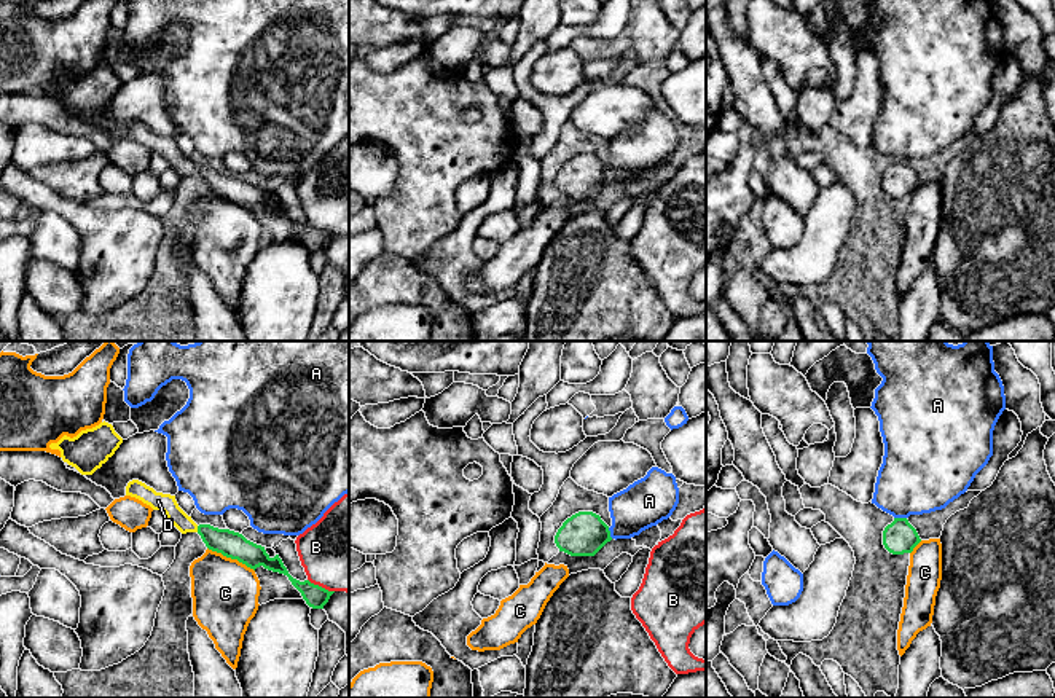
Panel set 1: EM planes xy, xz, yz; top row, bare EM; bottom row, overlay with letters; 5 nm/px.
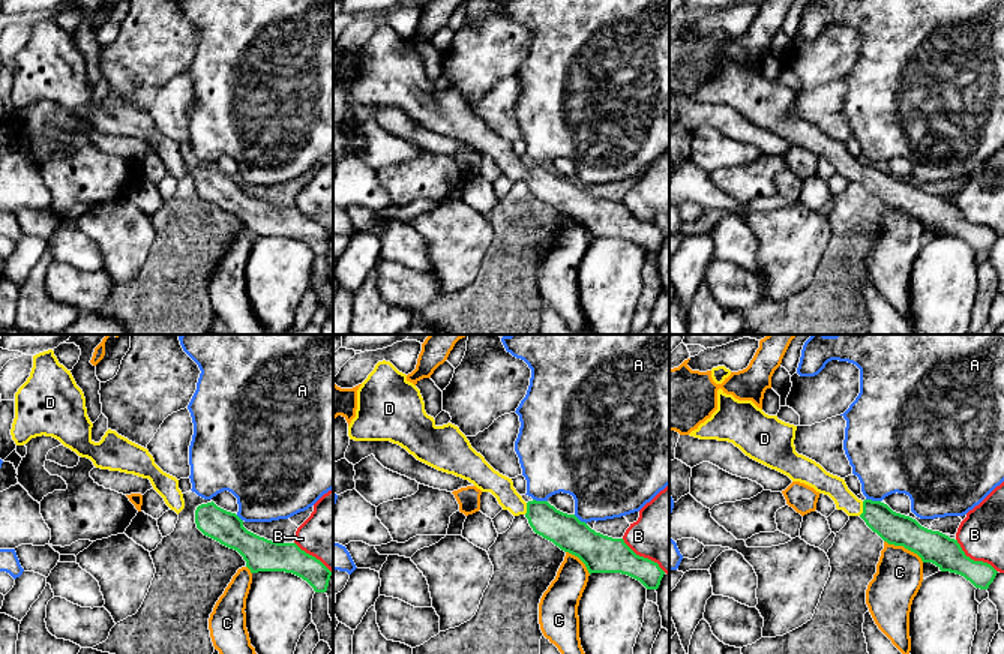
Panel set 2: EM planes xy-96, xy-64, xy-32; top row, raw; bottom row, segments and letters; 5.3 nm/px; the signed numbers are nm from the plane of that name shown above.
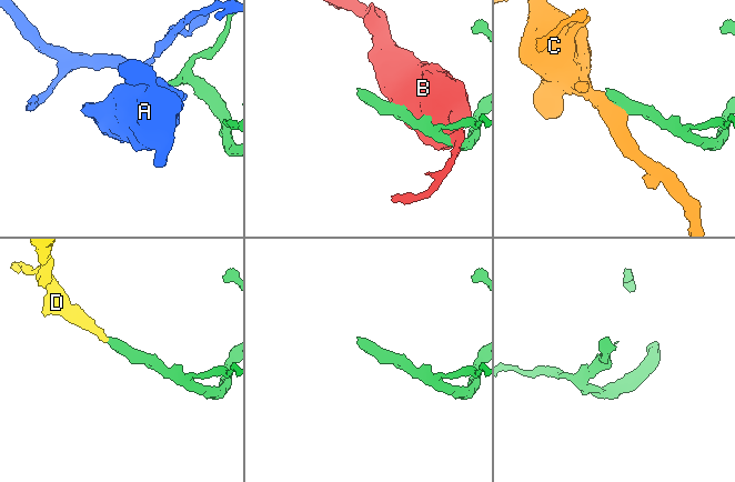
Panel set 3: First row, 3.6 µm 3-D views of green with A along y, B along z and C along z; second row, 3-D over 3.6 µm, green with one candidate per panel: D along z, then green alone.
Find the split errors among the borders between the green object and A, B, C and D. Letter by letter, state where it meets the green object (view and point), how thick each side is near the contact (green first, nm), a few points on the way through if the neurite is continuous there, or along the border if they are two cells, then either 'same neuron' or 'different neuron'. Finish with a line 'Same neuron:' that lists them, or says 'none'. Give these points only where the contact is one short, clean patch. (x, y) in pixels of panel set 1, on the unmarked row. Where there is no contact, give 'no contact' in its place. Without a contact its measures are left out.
A: meets green in yz at (901, 161); 170 nm thick on the green side, 400 nm on the other; different neuron
B: meets green in xy at (321, 230); 120 nm thick on the green side, 420 nm on the other; different neuron
C: meets green in xy at (231, 201); 140 nm thick on the green side, 340 nm on the other; border along xy (207, 190), (236, 201), (254, 214); different neuron
D: meets green in xy at (198, 172); 140 nm thick on the green side, 90 nm on the other; runs through xy (230, 187), (198, 172), (185, 168), (158, 144); same neuron
Same neuron: D

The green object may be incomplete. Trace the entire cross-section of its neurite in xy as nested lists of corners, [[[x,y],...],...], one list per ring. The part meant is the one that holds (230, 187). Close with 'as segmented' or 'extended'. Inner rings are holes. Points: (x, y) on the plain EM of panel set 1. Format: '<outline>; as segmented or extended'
[[[132,123],[126,129],[126,139],[135,140],[143,147],[150,148],[153,153],[161,153],[166,156],[169,166],[172,166],[182,177],[198,175],[212,194],[222,196],[226,201],[237,202],[250,212],[263,209],[268,214],[279,215],[288,220],[292,228],[301,236],[306,247],[312,252],[324,252],[330,239],[335,234],[328,234],[309,223],[300,225],[293,222],[287,210],[284,209],[279,198],[271,201],[265,190],[247,183],[242,177],[218,172],[210,167],[196,167],[191,159],[188,159],[177,147],[175,139],[156,135],[153,131],[147,129],[139,123]]]; extended

